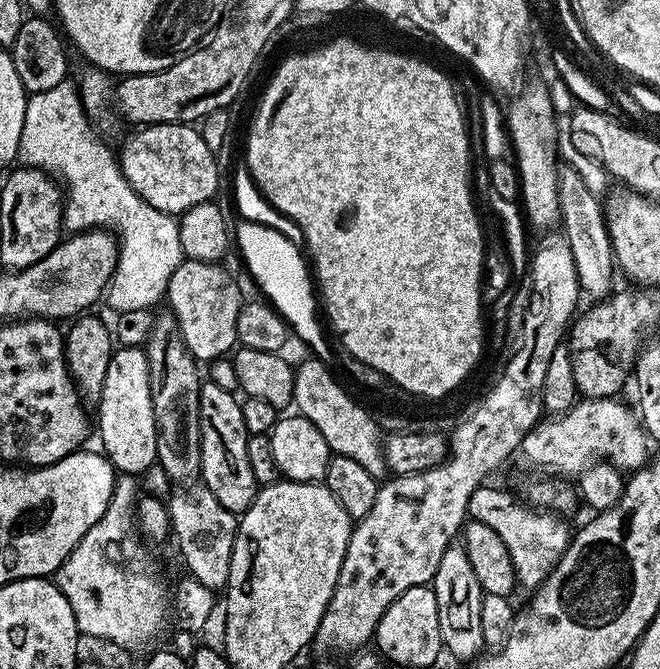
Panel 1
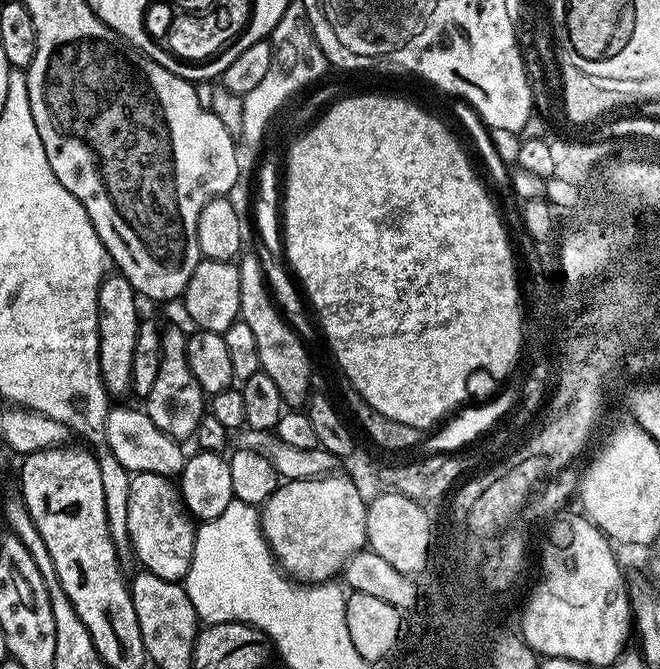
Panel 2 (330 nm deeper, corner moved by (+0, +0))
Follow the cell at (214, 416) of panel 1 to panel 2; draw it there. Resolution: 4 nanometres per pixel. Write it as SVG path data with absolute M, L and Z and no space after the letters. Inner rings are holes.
M164 328L160 333L160 365L146 397L148 417L158 426L158 430L168 433L176 440L184 442L195 437L198 422L206 415L206 393L198 386L198 378L190 374L186 358L188 336L180 328Z

